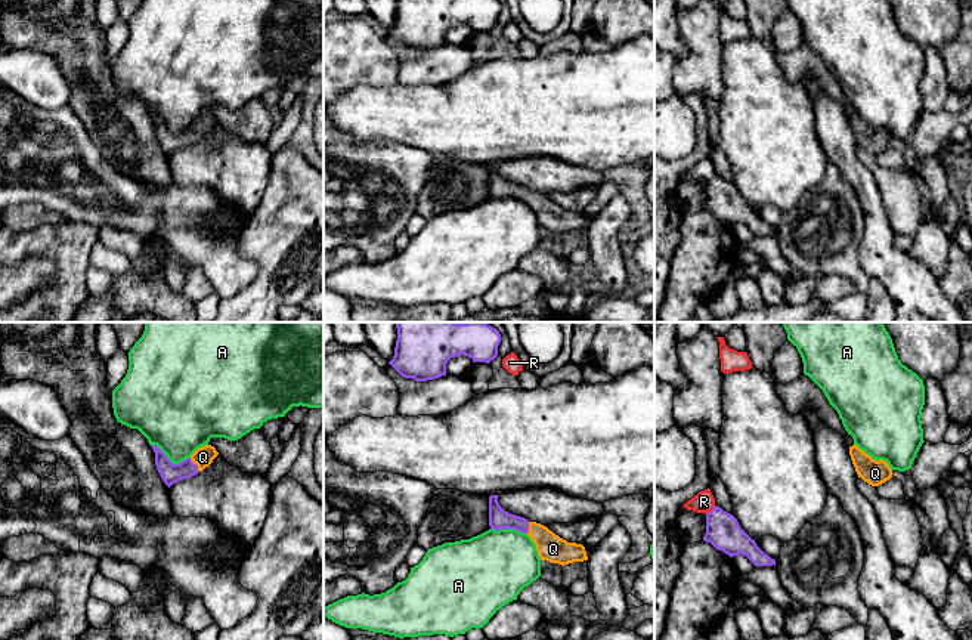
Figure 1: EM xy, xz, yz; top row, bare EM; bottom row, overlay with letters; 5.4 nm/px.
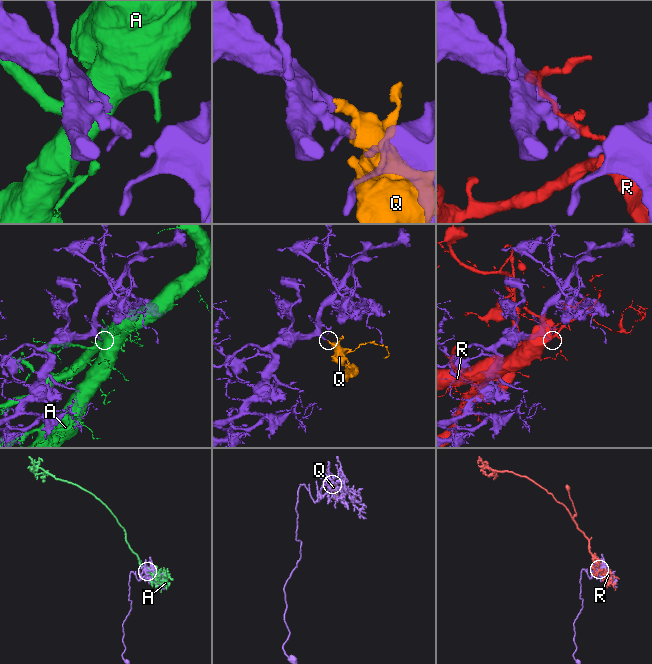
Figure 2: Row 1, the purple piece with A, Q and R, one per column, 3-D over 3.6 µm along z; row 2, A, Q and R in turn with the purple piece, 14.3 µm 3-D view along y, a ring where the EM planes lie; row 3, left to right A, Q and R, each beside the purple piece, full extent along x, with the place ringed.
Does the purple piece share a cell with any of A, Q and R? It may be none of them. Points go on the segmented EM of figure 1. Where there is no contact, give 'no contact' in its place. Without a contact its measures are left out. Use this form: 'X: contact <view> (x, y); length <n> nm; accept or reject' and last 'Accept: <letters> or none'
A: contact xy (169, 460); length 240 nm; reject
Q: contact xy (195, 464); length 90 nm; accept
R: contact yz (711, 510); length 80 nm; reject
Accept: Q

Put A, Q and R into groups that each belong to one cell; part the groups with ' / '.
A / Q / R

